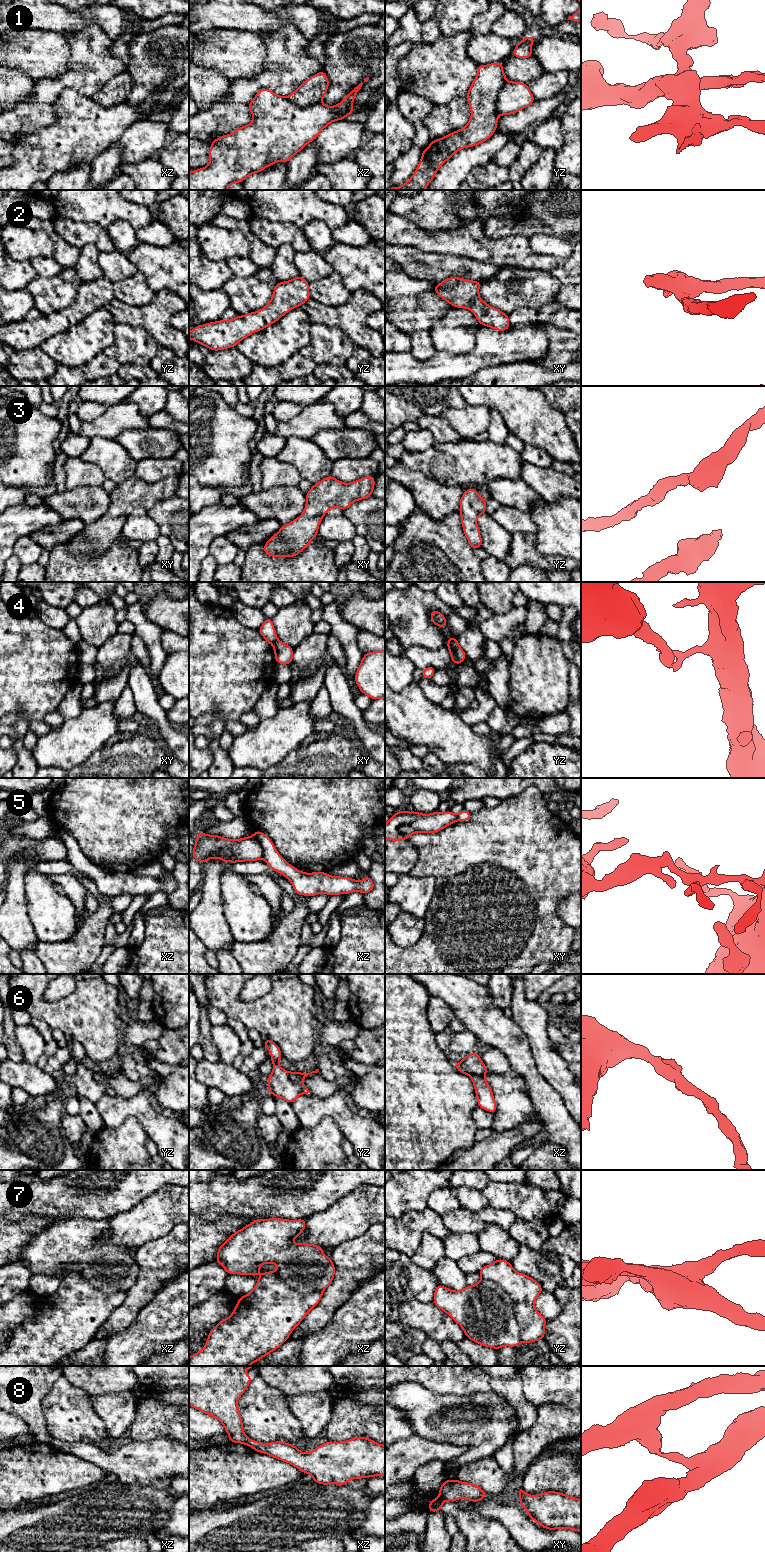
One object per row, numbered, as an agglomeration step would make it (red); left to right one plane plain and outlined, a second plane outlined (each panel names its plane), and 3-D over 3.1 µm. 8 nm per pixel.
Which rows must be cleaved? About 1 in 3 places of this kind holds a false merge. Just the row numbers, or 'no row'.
1, 4, 5, 7, 8

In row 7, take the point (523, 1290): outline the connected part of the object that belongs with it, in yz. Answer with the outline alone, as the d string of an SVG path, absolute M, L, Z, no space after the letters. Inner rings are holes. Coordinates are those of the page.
M502 1259L482 1267L479 1273L481 1279L494 1282L510 1295L522 1342L544 1339L547 1320L534 1307L542 1286L533 1278L516 1272L510 1262Z

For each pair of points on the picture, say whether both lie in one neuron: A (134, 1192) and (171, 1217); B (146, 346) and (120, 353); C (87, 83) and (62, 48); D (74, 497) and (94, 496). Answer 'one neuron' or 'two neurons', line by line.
A: two neurons
B: one neuron
C: two neurons
D: one neuron

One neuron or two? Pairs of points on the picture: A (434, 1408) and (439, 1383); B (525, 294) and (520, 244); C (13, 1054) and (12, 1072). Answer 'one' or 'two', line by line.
A: two
B: two
C: two

